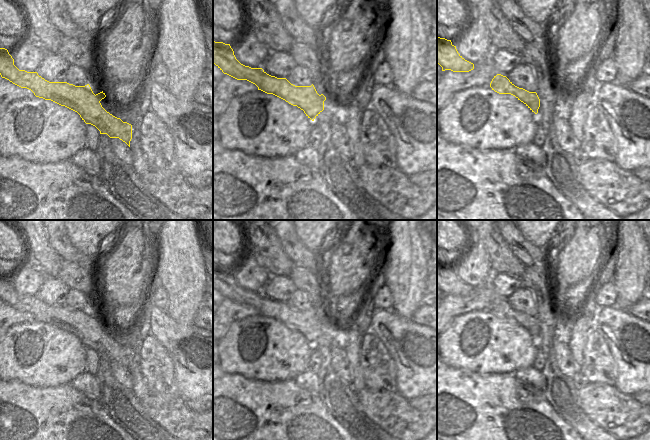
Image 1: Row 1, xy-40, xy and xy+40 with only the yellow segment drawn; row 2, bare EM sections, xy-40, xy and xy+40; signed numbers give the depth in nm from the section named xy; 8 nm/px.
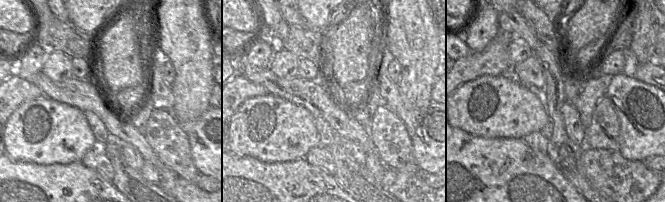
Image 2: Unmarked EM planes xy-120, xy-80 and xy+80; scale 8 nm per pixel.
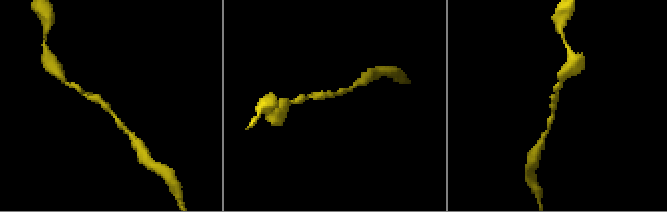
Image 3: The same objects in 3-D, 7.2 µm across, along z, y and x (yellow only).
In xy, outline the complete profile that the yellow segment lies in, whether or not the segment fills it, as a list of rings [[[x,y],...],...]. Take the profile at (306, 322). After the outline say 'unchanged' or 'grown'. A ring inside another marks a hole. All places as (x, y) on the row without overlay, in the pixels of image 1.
[[[213,265],[213,288],[224,298],[237,304],[247,304],[267,318],[273,318],[304,335],[312,345],[324,334],[326,321],[319,319],[311,310],[295,310],[286,302],[267,298],[262,292],[251,292],[241,288],[230,268]]] | unchanged

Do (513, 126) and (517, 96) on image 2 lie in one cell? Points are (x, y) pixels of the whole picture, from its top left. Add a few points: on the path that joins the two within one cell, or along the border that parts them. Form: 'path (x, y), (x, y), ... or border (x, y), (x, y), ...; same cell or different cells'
path (512, 119), (512, 103); same cell

